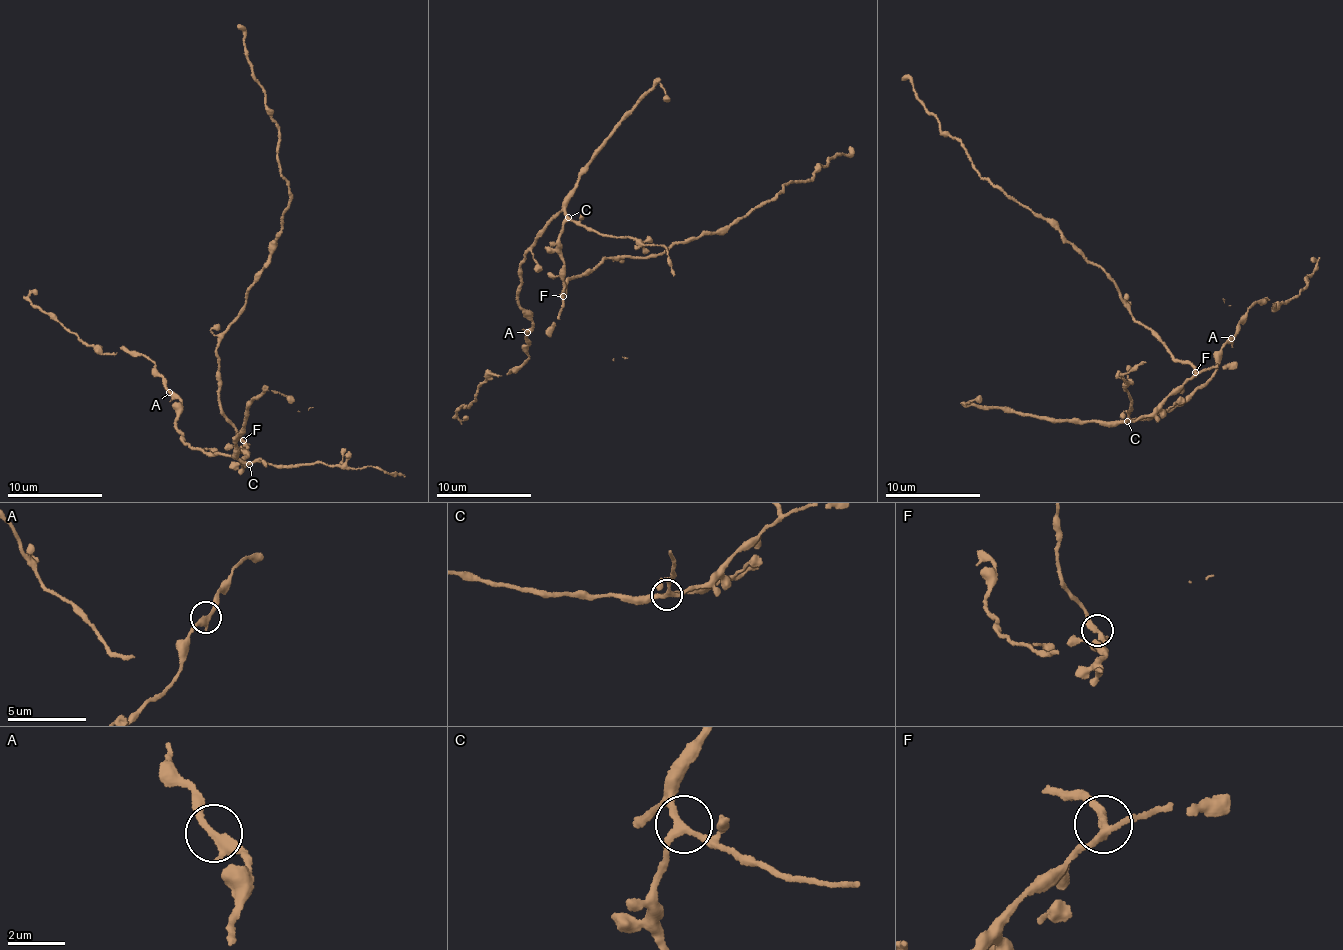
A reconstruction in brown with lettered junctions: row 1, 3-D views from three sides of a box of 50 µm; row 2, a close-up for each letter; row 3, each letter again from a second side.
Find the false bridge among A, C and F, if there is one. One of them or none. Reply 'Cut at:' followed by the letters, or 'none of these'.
Cut at: none of these

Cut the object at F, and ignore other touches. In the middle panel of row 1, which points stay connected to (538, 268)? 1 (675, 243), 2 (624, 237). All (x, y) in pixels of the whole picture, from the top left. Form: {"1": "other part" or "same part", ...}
{"1": "other part", "2": "same part"}

